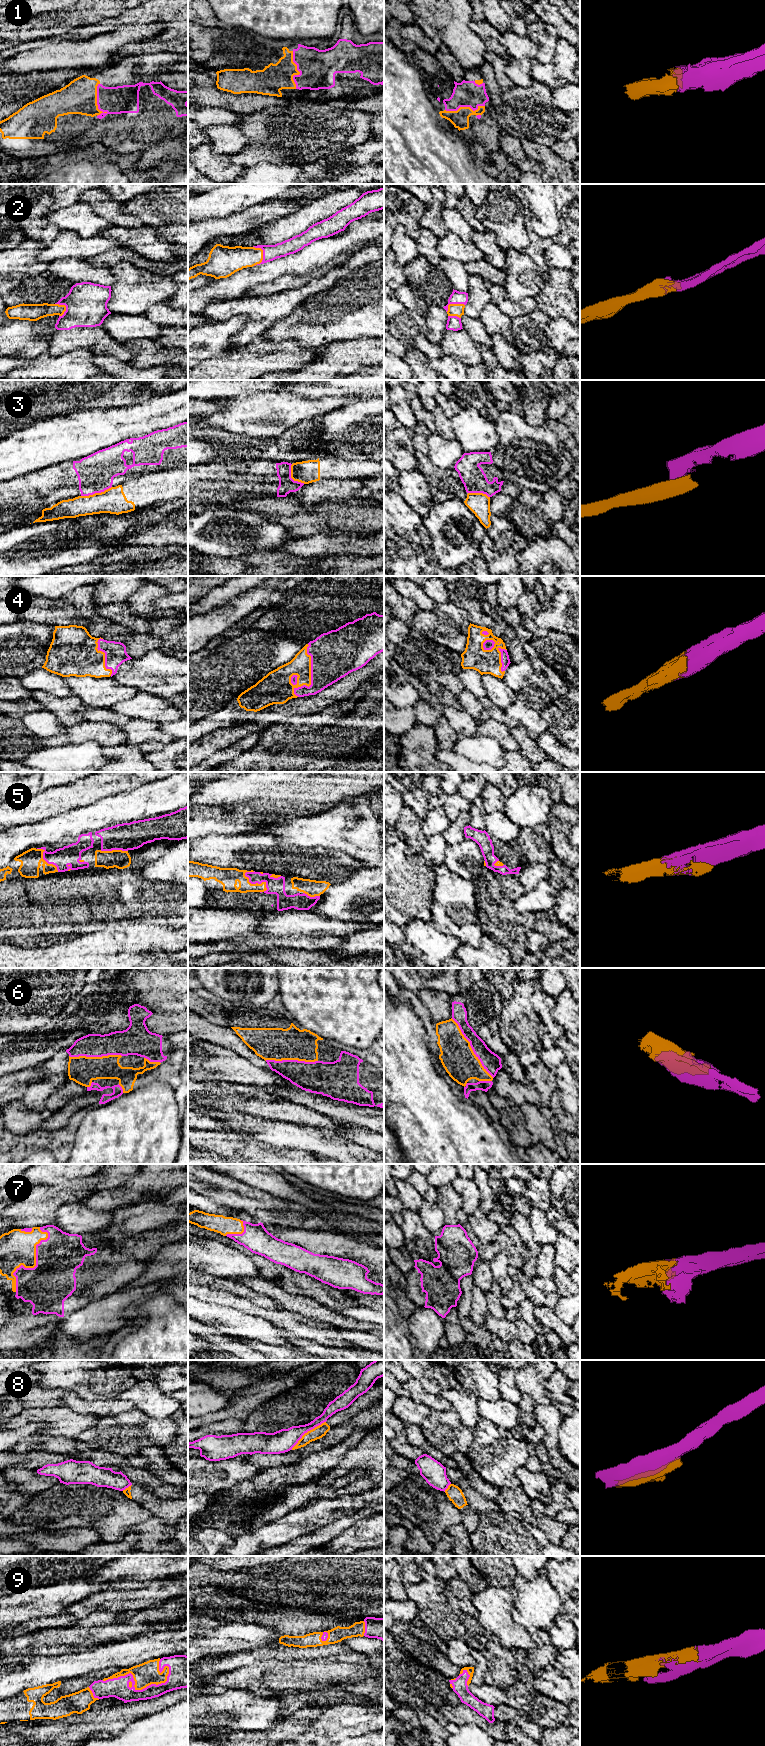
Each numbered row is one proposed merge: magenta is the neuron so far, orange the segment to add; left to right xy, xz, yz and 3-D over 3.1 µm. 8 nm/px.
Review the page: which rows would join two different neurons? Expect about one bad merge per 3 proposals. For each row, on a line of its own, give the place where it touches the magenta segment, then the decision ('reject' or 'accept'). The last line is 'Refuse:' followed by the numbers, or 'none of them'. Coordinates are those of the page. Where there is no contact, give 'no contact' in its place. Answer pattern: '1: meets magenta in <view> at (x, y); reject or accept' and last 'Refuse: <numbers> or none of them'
1: meets magenta in xy at (97, 100); accept
2: meets magenta in xz at (263, 255); accept
3: meets magenta in xy at (96, 492); reject
4: meets magenta in xz at (311, 676); accept
5: meets magenta in xz at (256, 882); accept
6: meets magenta in yz at (471, 1047); accept
7: meets magenta in xy at (36, 1264); accept
8: meets magenta in xz at (307, 1431); reject
9: meets magenta in xy at (134, 1688); accept
Refuse: 3, 8

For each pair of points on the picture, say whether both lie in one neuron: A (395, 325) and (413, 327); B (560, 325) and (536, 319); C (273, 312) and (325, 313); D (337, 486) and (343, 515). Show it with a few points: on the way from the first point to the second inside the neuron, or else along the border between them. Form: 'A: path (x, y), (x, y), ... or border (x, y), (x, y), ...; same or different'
A: path (399, 327), (409, 327); same
B: path (554, 327), (544, 327), (542, 325); same
C: border (307, 297), (287, 314), (274, 321); different
D: border (337, 497), (315, 504); different

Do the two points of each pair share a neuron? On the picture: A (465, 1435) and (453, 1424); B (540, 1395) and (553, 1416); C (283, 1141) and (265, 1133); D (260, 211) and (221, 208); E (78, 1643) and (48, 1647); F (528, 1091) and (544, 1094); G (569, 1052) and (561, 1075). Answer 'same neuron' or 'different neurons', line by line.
A: same neuron
B: different neurons
C: same neuron
D: different neurons
E: same neuron
F: different neurons
G: different neurons

